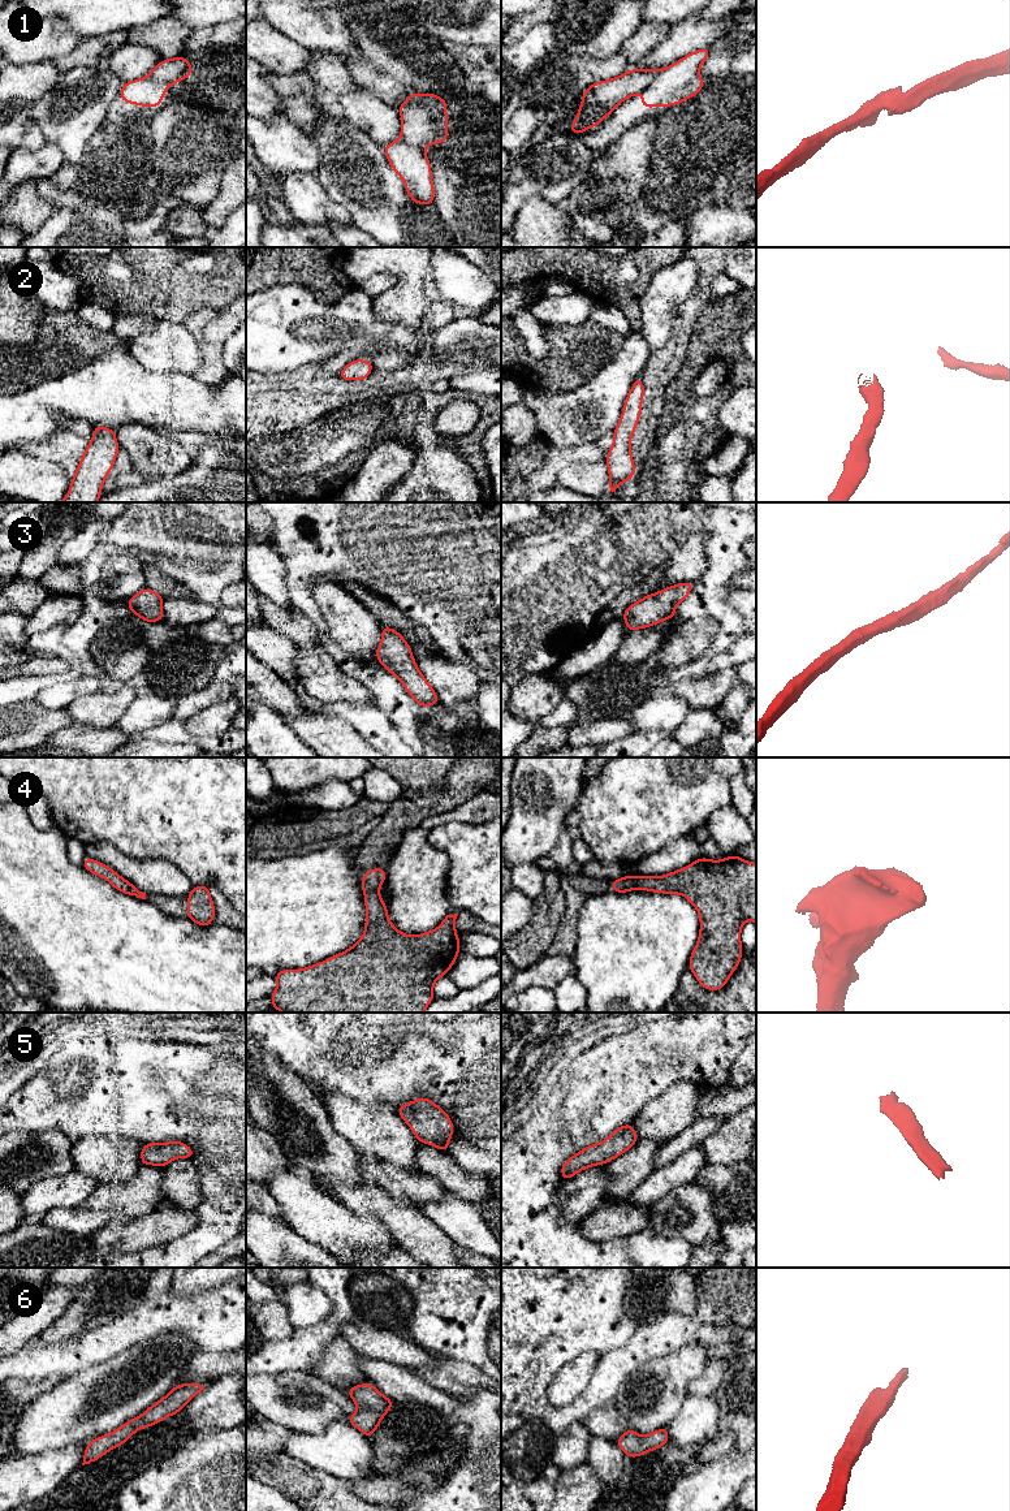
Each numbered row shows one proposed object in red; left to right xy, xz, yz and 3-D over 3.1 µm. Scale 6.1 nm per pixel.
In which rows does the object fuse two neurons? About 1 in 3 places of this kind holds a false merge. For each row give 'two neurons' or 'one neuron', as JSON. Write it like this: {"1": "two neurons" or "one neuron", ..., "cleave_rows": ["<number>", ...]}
{"1": "two neurons", "2": "one neuron", "3": "one neuron", "4": "one neuron", "5": "one neuron", "6": "one neuron", "cleave_rows": ["1"]}

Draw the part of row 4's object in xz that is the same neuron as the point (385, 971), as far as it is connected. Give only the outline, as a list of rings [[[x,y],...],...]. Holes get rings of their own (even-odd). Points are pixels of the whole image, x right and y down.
[[[371,868],[359,881],[366,903],[364,934],[346,951],[320,963],[299,970],[279,970],[275,975],[277,988],[269,994],[272,1009],[282,1013],[424,1013],[435,998],[435,981],[448,975],[459,954],[461,938],[456,933],[458,914],[446,915],[437,928],[422,934],[410,936],[397,931],[379,892],[385,877],[385,868]]]

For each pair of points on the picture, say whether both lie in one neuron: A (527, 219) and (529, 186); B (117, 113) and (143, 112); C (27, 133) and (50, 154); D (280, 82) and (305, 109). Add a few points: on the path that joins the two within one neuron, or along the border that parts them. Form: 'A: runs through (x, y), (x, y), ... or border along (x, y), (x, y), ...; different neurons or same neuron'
A: border along (559, 203), (531, 197), (522, 206), (514, 220); different neurons
B: runs through (124, 112), (137, 112); same neuron
C: border along (44, 142), (35, 150), (16, 149), (13, 151); different neurons
D: runs through (286, 89), (298, 103); same neuron

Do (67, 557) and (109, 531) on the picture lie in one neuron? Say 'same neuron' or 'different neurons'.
same neuron

